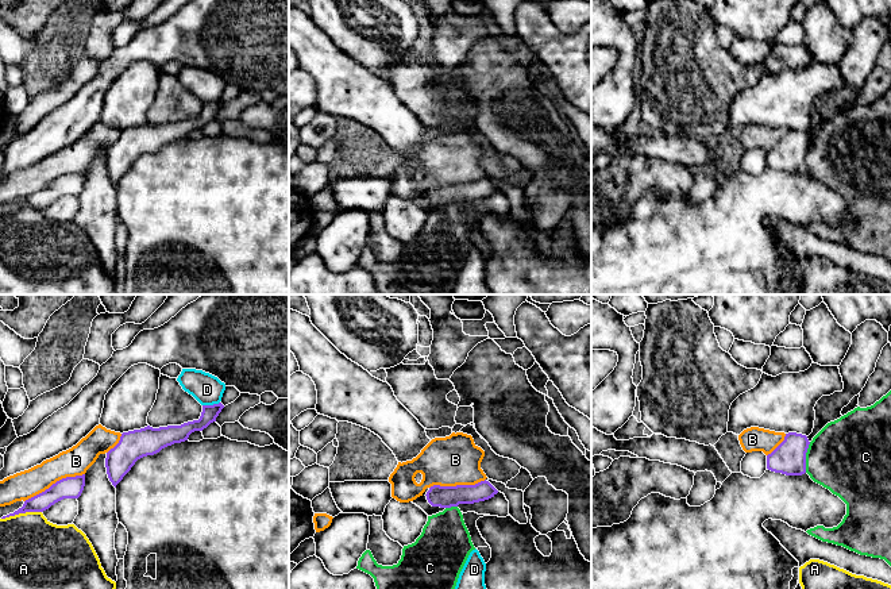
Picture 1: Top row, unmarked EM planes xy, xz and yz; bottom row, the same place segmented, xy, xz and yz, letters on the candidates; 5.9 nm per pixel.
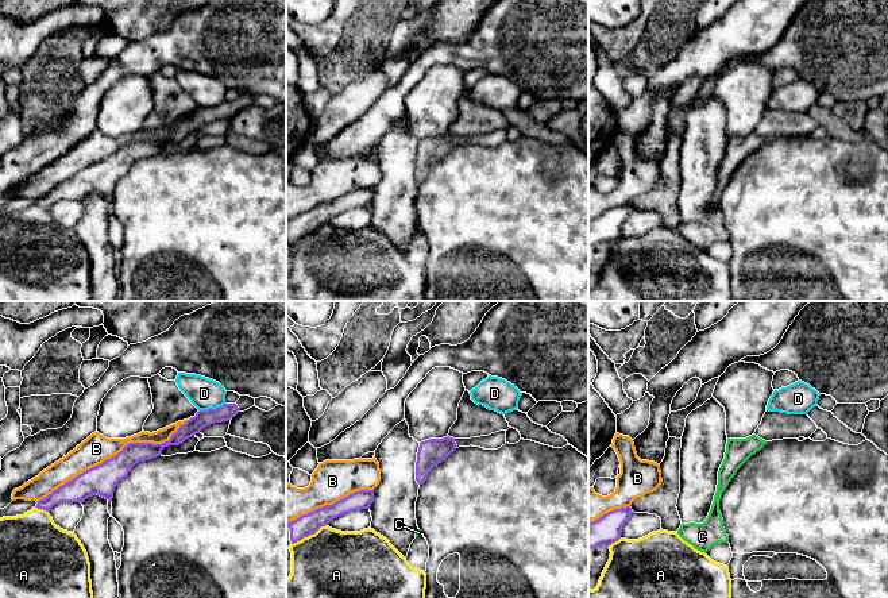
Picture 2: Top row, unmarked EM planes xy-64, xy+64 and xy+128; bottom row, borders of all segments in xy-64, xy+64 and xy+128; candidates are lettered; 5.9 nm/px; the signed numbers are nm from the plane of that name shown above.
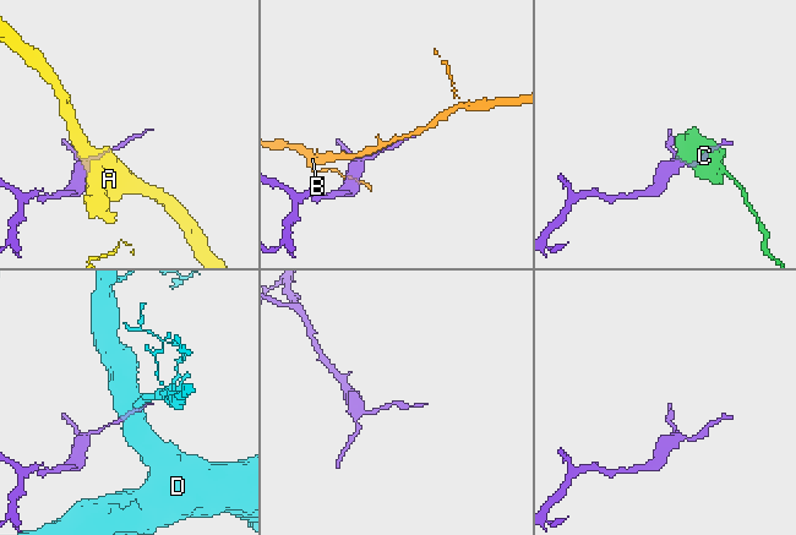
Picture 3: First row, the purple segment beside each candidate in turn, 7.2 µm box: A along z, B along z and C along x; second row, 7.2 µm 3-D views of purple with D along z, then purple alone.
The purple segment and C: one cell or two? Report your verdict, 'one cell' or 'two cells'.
two cells

